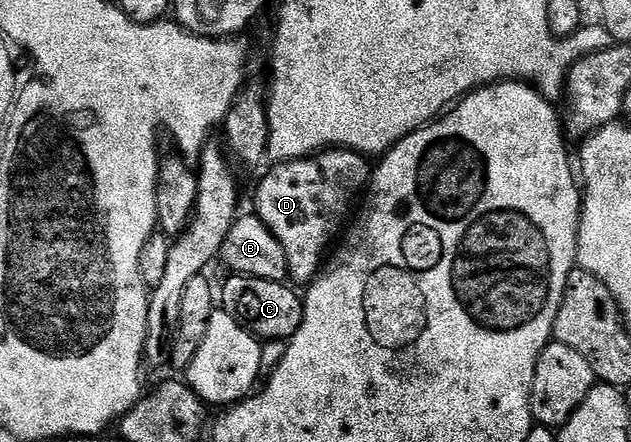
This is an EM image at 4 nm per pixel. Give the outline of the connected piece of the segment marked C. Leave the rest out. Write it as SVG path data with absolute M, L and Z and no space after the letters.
M234 274L220 286L220 306L263 343L278 342L281 338L289 340L300 328L304 305L300 294L289 288L294 289L286 282L246 278L243 274Z

